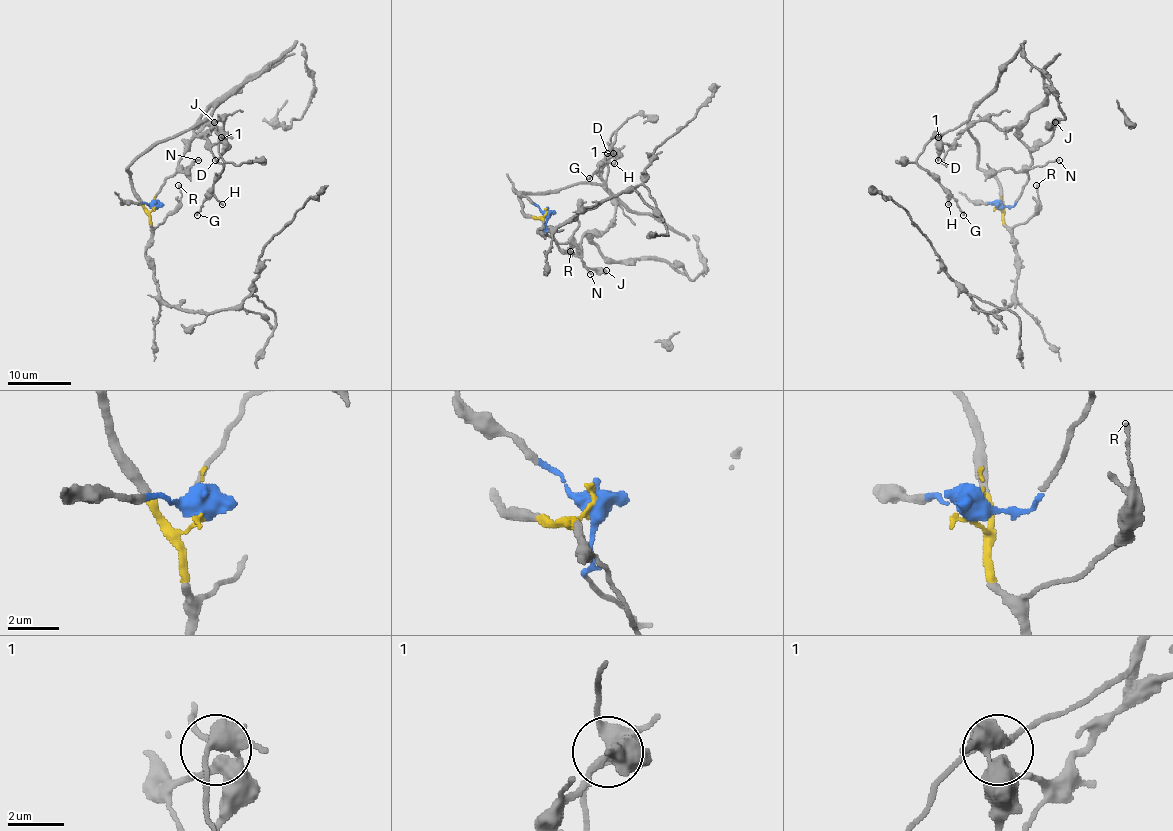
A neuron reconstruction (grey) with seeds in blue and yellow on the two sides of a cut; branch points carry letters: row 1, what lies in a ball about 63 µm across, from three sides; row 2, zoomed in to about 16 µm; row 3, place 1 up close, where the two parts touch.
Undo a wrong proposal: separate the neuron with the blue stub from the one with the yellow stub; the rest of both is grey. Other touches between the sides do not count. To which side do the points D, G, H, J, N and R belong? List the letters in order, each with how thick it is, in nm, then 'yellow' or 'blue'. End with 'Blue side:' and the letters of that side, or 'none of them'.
D: 110 nm thick; blue
G: 170 nm thick; yellow
H: 130 nm thick; yellow
J: 600 nm thick; blue
N: 130 nm thick; blue
R: 140 nm thick; yellow
Blue side: D, J, N

